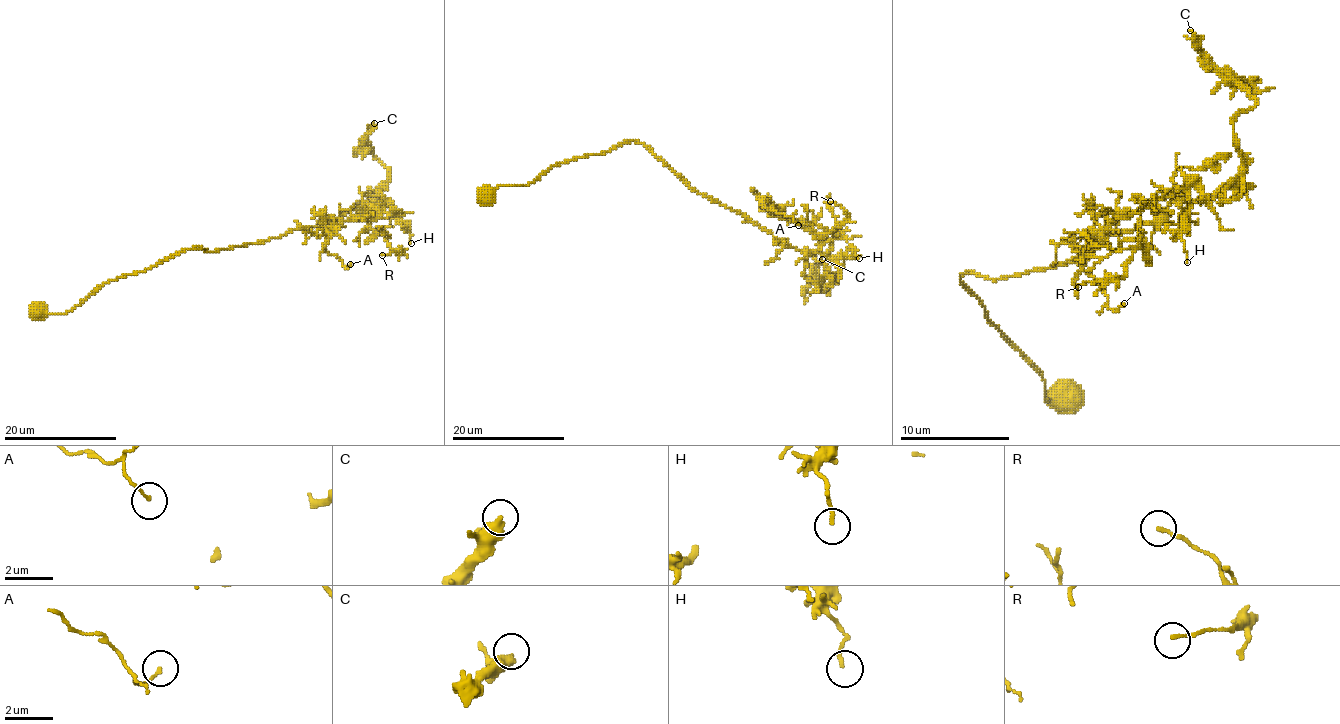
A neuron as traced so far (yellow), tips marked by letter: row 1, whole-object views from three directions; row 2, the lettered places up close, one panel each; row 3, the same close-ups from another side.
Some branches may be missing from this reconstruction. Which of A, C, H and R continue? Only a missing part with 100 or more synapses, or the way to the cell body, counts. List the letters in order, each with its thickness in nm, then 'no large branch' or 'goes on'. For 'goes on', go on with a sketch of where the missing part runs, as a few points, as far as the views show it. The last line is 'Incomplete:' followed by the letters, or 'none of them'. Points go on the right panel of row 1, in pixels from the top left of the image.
A: 120 nm thick; no large branch
C: 440 nm thick; no large branch
H: 130 nm thick; no large branch
R: 140 nm thick; no large branch
Incomplete: none of them

